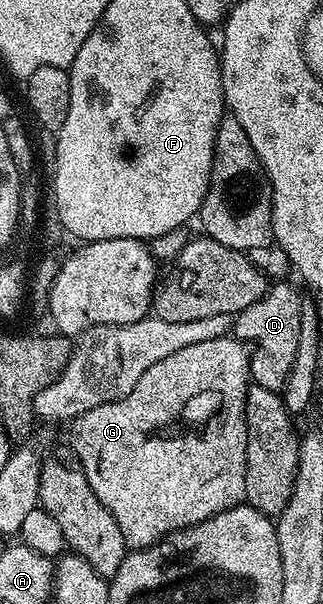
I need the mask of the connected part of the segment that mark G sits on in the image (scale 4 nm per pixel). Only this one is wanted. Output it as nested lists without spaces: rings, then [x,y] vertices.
[[[234,335],[221,339],[208,339],[206,343],[193,343],[174,355],[161,359],[161,363],[153,363],[141,379],[137,379],[137,387],[129,391],[120,401],[110,401],[101,407],[93,407],[93,411],[85,411],[85,415],[76,417],[71,429],[70,448],[75,450],[77,459],[83,468],[85,479],[89,479],[89,487],[93,487],[93,495],[101,499],[103,506],[110,511],[113,519],[117,519],[117,527],[121,527],[128,550],[144,549],[157,543],[162,537],[176,533],[179,529],[188,529],[221,511],[231,509],[246,498],[245,491],[245,451],[247,450],[247,424],[245,423],[245,401],[247,387],[251,381],[251,355],[248,346]]]

